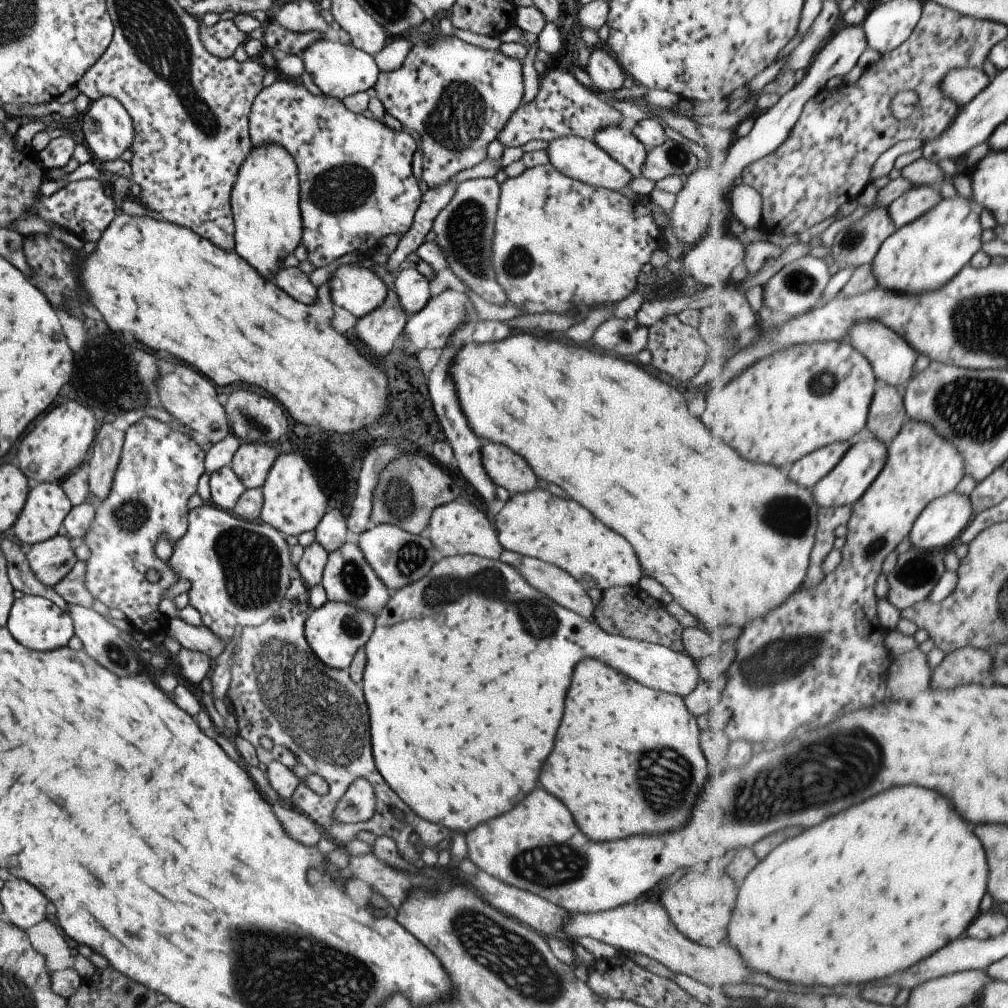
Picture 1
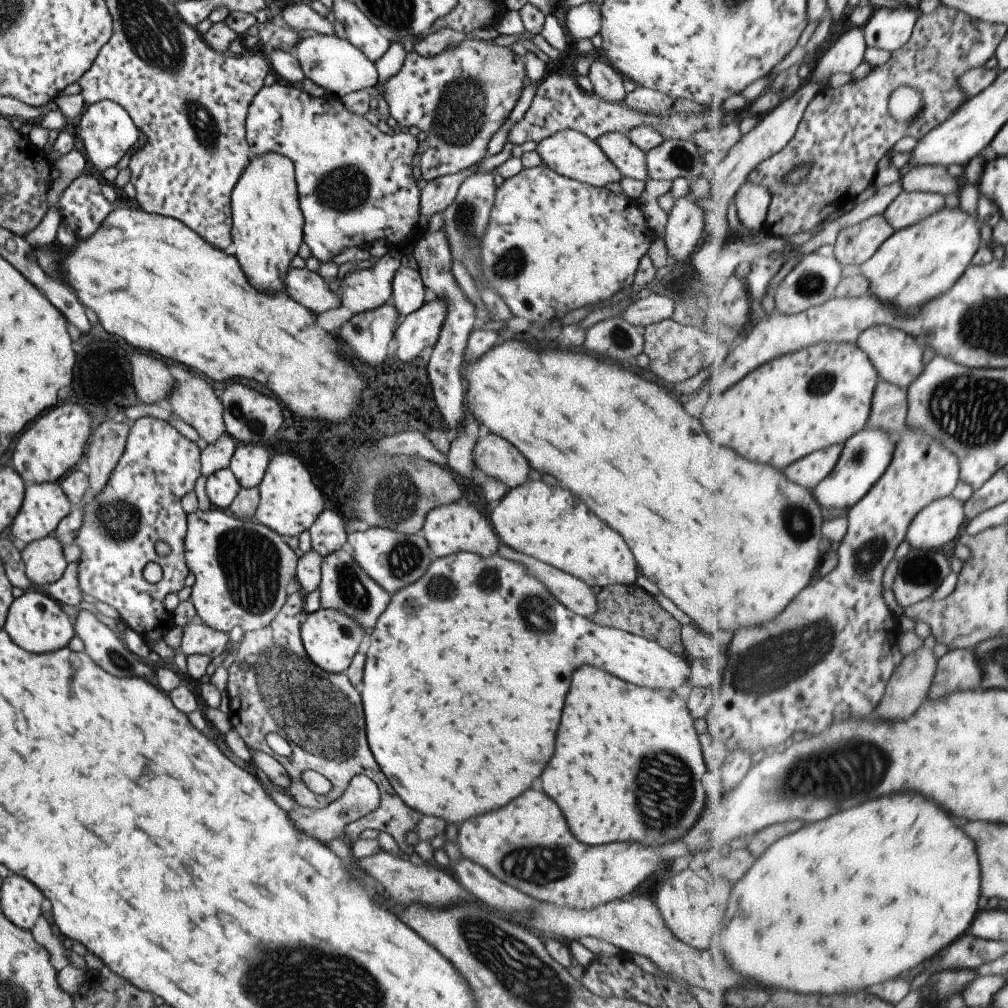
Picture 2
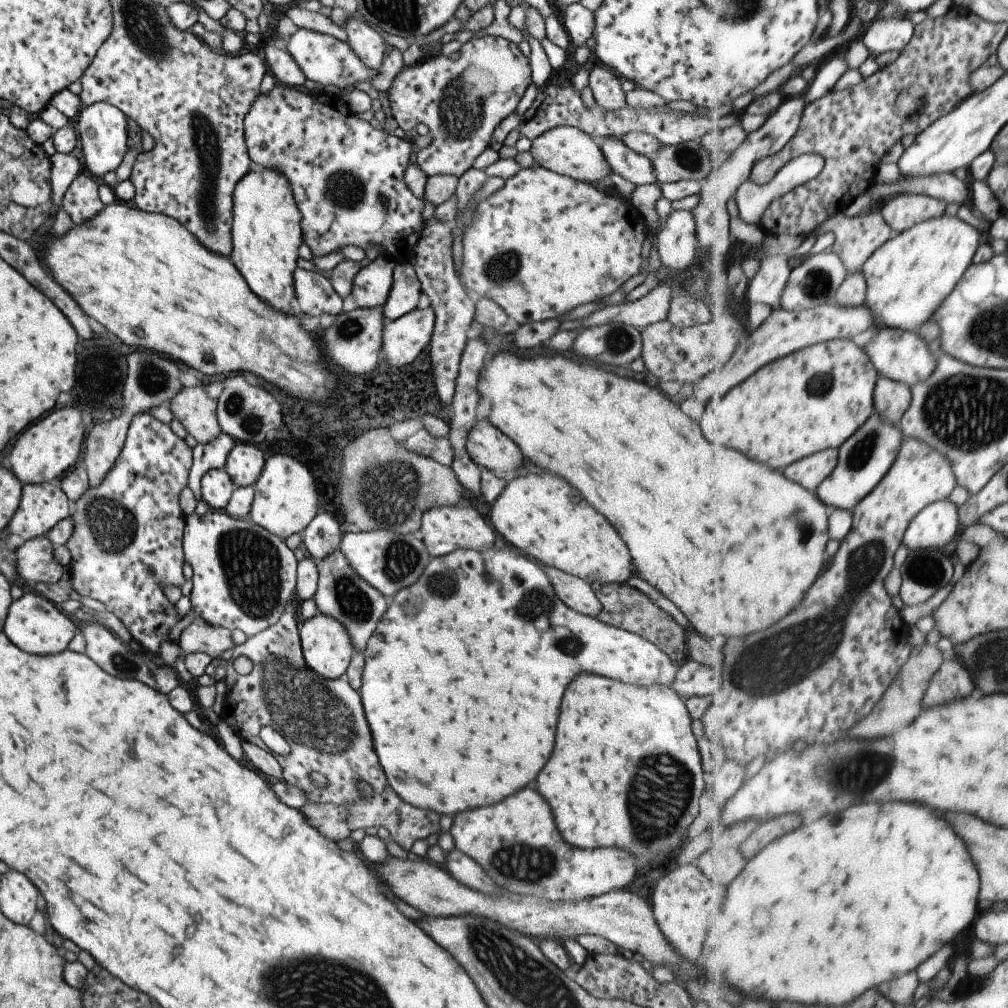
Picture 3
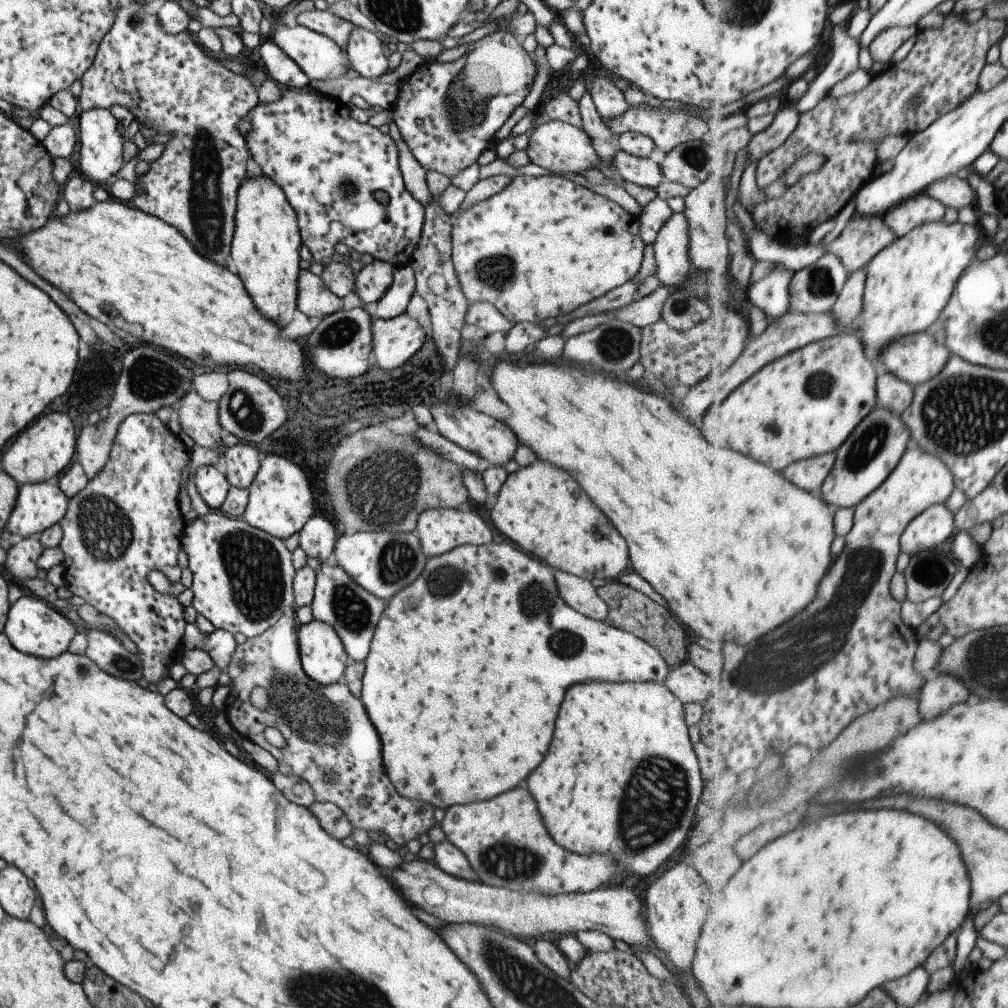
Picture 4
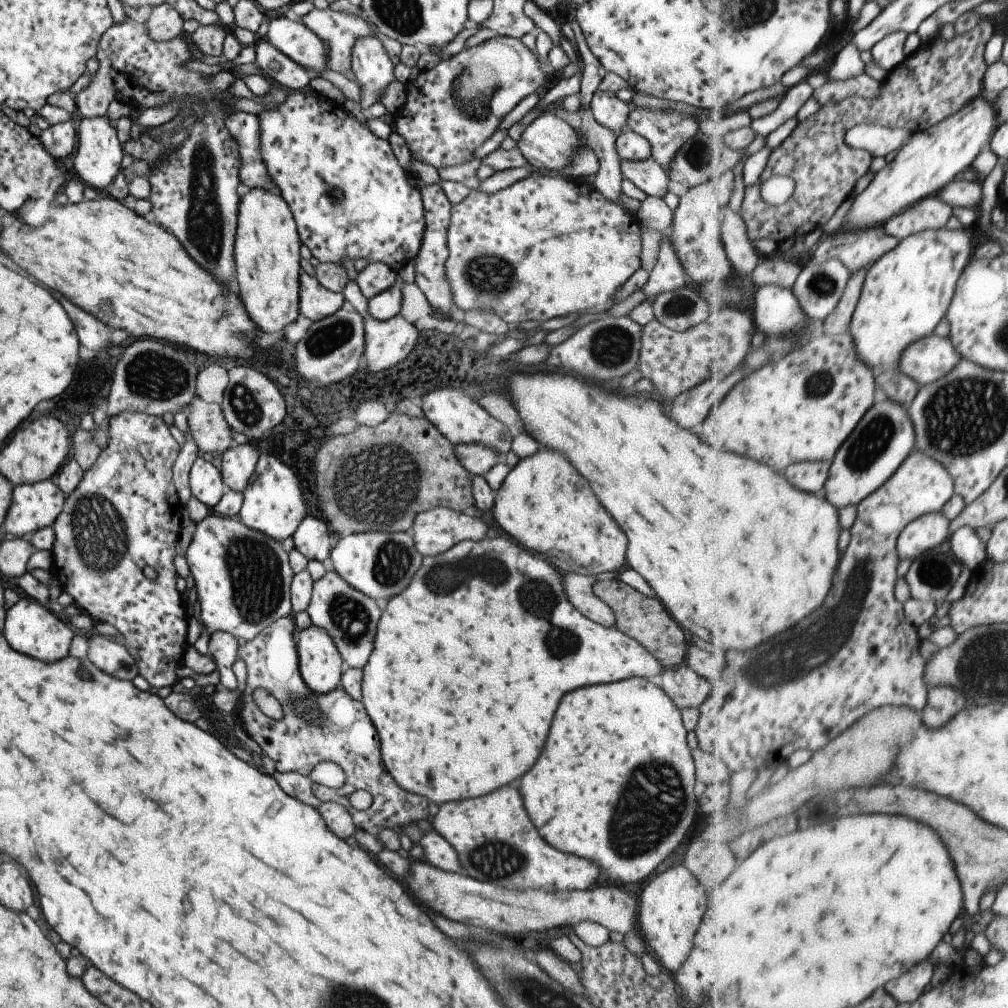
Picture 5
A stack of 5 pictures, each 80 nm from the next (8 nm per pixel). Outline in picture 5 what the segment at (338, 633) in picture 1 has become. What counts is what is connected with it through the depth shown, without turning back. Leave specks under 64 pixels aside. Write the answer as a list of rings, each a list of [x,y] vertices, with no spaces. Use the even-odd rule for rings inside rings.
[[[312,624],[309,628],[297,629],[294,636],[298,654],[298,671],[304,685],[311,692],[319,694],[325,694],[337,687],[344,670],[343,659],[325,629]]]

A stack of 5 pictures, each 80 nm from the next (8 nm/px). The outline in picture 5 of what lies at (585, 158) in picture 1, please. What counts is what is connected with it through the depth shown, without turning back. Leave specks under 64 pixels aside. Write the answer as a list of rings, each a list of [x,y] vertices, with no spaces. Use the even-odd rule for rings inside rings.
[[[552,109],[542,112],[535,121],[523,129],[516,146],[525,158],[527,164],[535,168],[548,168],[559,171],[567,165],[576,153],[576,149],[582,146],[580,134],[569,124],[552,113]]]

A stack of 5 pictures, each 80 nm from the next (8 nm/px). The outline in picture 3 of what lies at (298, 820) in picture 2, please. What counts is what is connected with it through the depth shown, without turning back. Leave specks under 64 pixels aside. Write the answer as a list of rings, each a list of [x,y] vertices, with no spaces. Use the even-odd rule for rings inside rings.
[[[305,803],[298,811],[323,838],[334,843],[349,838],[351,830],[346,823],[348,808],[345,805]]]

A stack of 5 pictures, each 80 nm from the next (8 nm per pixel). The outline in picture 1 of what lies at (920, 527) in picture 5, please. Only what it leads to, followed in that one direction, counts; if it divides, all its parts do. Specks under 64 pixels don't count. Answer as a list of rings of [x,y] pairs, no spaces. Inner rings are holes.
[[[955,491],[936,498],[915,521],[909,539],[925,550],[951,546],[975,517],[970,497]]]

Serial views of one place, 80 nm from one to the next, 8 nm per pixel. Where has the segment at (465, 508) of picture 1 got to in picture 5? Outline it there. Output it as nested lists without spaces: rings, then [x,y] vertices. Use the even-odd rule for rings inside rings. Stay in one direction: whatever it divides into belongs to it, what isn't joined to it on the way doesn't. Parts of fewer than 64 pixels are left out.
[[[445,507],[418,512],[411,525],[415,550],[423,557],[441,554],[461,541],[480,541],[487,530],[479,517]]]

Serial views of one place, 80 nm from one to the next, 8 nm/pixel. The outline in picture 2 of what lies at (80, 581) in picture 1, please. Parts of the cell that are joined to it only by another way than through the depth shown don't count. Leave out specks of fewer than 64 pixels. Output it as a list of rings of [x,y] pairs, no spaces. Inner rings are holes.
[[[70,562],[62,572],[61,578],[43,588],[45,594],[57,604],[76,606],[83,600],[84,592],[79,588],[77,562]]]

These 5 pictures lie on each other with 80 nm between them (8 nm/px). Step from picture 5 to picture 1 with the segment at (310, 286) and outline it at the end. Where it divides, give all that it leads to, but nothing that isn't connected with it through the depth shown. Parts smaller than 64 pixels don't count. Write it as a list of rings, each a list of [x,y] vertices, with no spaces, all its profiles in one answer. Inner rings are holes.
[[[298,267],[277,270],[273,281],[284,293],[303,304],[311,304],[314,301],[316,288],[311,284],[308,275],[303,274]]]

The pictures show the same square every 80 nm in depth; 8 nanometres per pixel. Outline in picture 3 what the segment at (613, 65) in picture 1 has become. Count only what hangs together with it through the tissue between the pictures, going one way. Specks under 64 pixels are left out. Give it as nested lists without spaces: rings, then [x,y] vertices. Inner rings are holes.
[[[591,68],[588,72],[588,88],[599,108],[603,108],[604,111],[615,111],[626,105],[620,80],[621,78],[607,68]]]

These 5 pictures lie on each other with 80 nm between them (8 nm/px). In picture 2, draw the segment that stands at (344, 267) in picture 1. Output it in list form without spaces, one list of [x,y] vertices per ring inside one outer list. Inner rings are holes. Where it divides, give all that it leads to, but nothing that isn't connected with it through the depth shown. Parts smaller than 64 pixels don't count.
[[[475,162],[473,166],[461,170],[461,172],[455,172],[455,174],[449,174],[445,176],[439,176],[439,178],[433,178],[433,180],[426,181],[421,190],[419,212],[420,216],[433,216],[437,212],[442,212],[447,206],[454,201],[456,192],[459,185],[469,175],[475,173],[480,162]],[[389,250],[373,266],[360,266],[345,274],[339,290],[340,306],[359,314],[389,302],[393,274],[403,254],[402,250]]]

